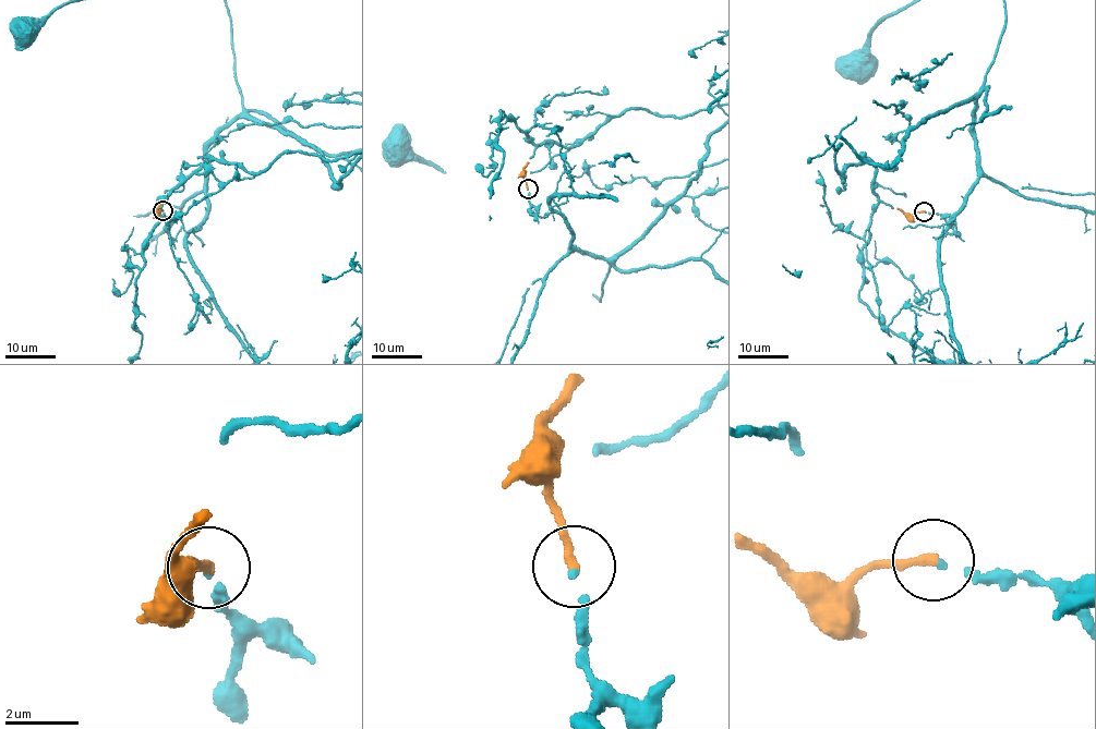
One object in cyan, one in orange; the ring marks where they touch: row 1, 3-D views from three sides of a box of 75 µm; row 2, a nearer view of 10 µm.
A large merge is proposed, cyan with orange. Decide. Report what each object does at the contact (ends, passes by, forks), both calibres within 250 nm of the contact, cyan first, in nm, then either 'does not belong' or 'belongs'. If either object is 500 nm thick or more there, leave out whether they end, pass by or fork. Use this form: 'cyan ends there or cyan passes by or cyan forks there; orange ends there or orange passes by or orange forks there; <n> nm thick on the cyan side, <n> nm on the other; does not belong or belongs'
cyan ends there; orange ends there; 120 nm thick on the cyan side, 280 nm on the other; belongs

